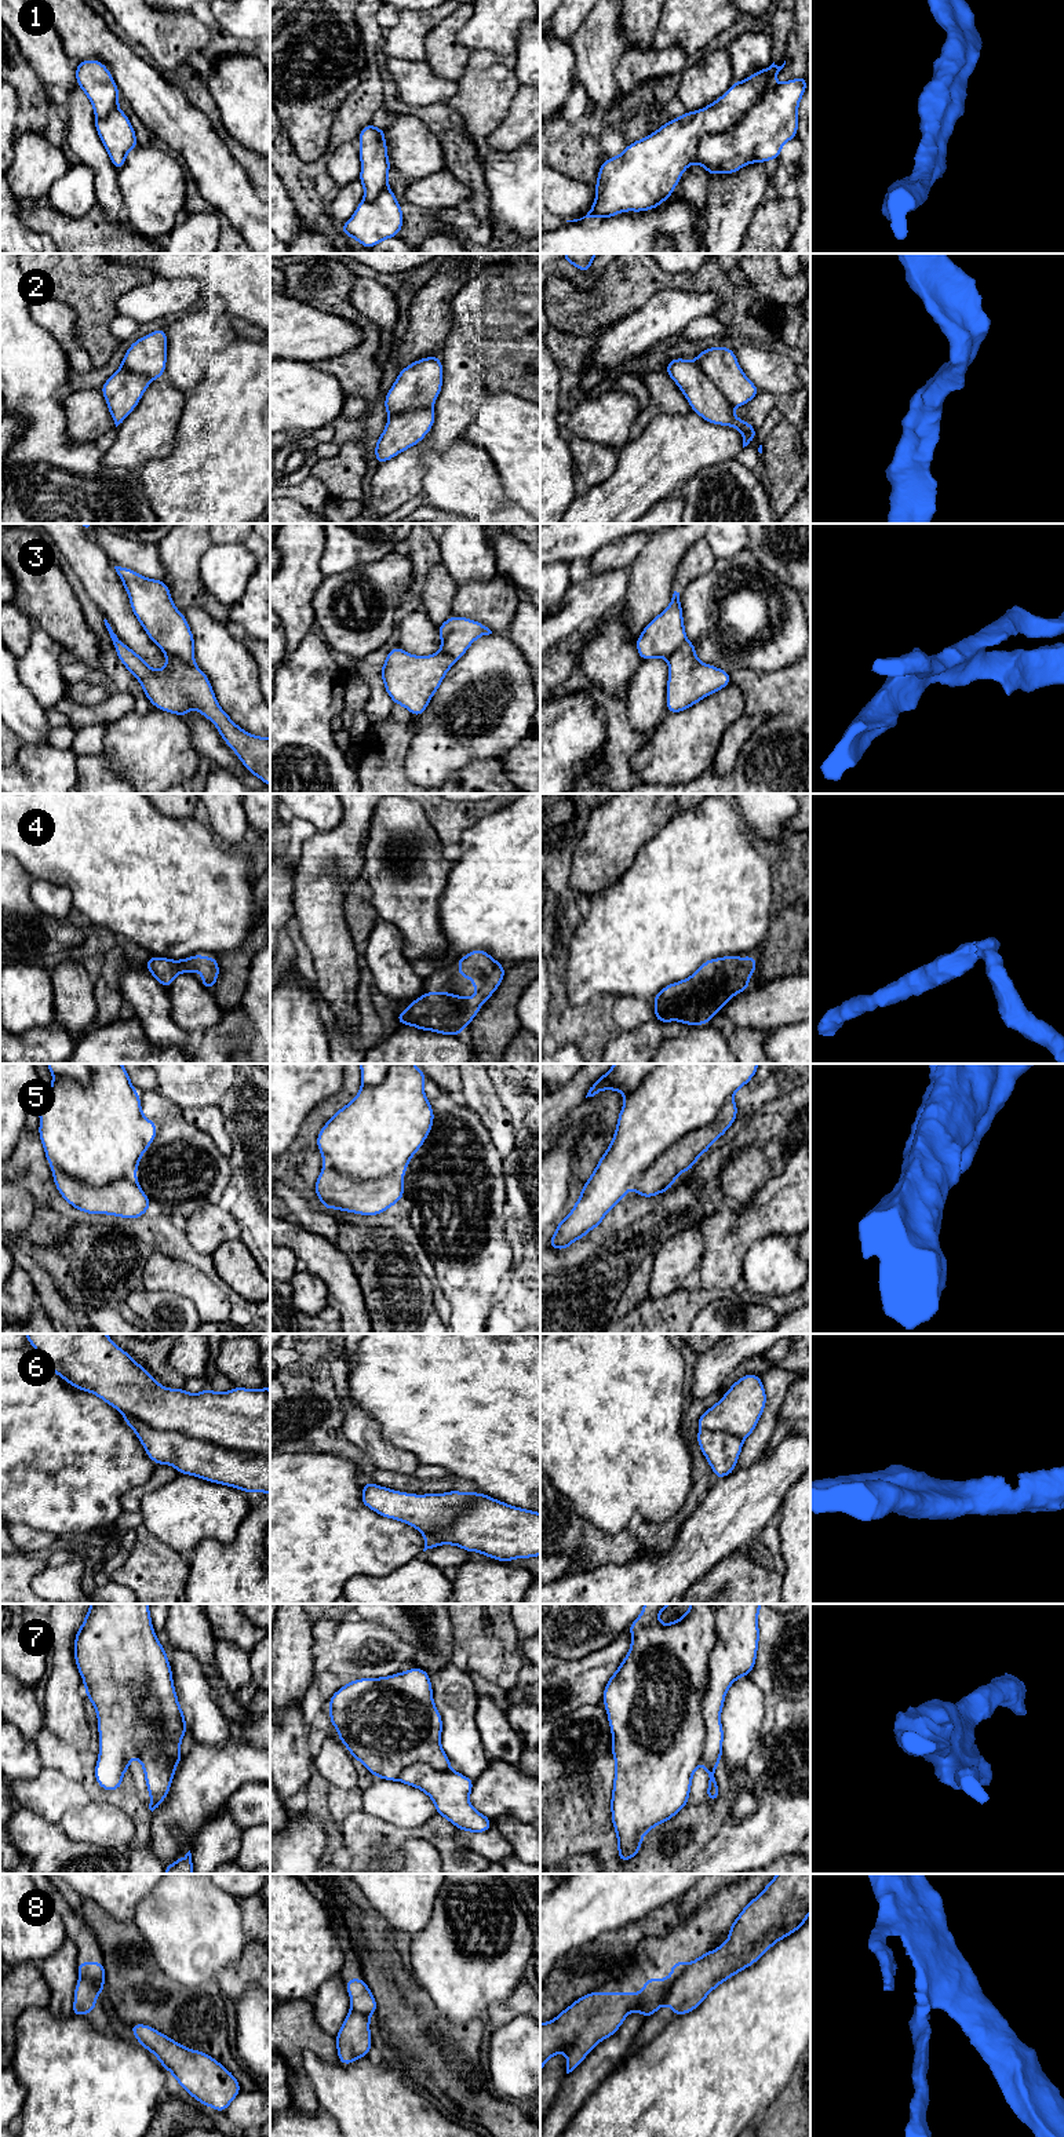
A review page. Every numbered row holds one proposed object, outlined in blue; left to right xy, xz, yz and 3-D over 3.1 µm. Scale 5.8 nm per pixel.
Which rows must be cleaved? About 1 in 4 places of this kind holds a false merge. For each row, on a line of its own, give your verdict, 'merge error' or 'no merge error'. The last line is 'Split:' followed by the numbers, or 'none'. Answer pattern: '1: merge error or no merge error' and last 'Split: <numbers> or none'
1: no merge error
2: no merge error
3: merge error
4: no merge error
5: merge error
6: no merge error
7: merge error
8: merge error
Split: 3, 5, 7, 8

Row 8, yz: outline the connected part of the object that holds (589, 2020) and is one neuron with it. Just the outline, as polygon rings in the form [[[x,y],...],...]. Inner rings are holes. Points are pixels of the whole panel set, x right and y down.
[[[673,1962],[667,1979],[645,1979],[642,1992],[589,1992],[555,2019],[540,2024],[540,2072],[549,2058],[565,2053],[566,2074],[580,2065],[601,2041],[611,2038],[630,2012],[649,2019],[664,2005],[673,1985],[686,1969]]]

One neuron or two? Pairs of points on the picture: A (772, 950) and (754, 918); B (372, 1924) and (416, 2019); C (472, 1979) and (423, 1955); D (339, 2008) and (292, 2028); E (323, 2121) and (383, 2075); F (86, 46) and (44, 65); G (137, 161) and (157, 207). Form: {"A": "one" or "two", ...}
{"A": "two", "B": "one", "C": "one", "D": "two", "E": "two", "F": "two", "G": "one"}

